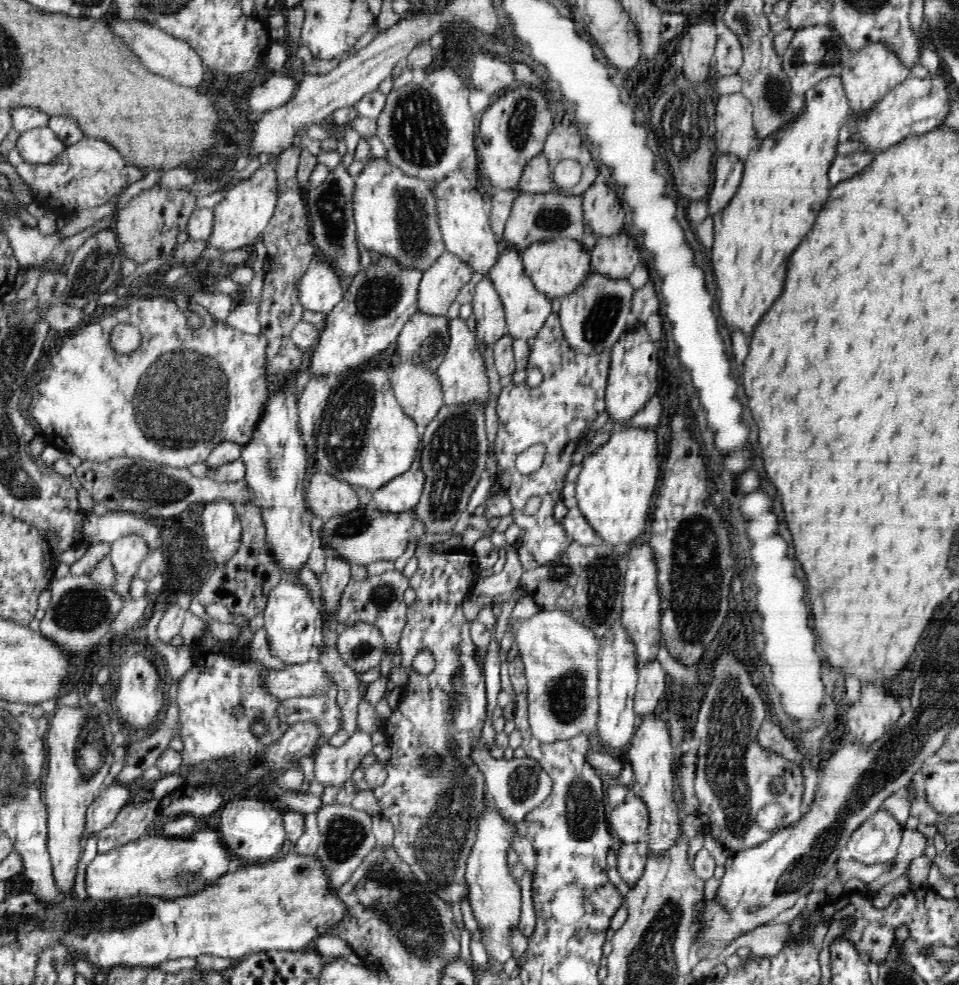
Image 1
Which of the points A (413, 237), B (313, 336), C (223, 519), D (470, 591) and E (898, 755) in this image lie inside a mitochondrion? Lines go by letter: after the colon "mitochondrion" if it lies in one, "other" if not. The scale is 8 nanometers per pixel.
A: mitochondrion
B: other
C: other
D: other
E: mitochondrion

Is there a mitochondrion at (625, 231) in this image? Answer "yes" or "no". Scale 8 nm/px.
no

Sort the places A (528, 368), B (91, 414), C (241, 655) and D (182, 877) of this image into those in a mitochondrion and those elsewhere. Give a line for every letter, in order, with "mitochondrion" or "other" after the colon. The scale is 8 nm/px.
A: other
B: other
C: other
D: mitochondrion

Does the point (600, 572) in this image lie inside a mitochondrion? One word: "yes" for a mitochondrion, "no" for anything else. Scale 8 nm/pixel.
yes

